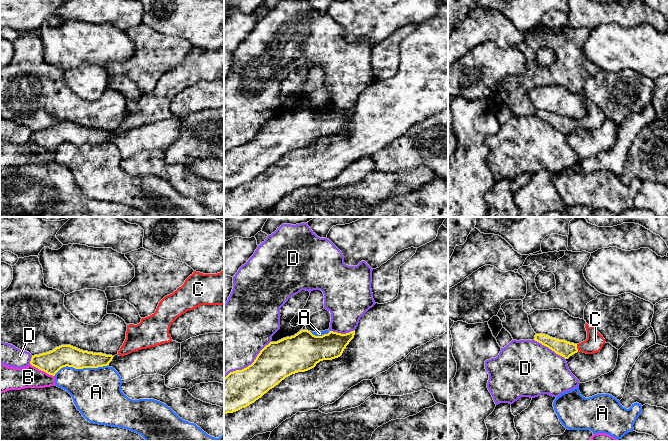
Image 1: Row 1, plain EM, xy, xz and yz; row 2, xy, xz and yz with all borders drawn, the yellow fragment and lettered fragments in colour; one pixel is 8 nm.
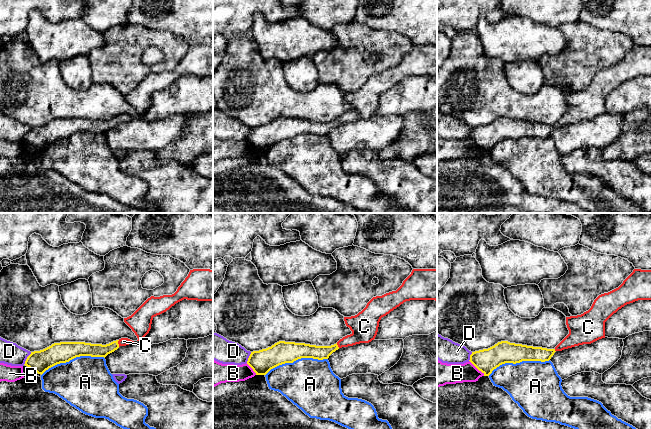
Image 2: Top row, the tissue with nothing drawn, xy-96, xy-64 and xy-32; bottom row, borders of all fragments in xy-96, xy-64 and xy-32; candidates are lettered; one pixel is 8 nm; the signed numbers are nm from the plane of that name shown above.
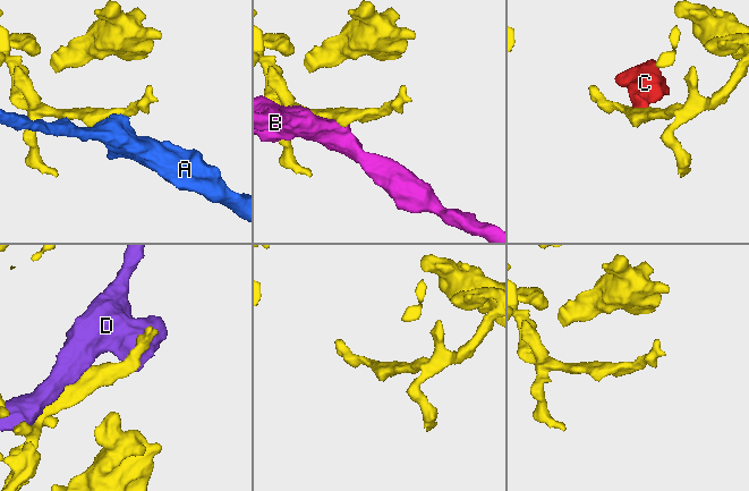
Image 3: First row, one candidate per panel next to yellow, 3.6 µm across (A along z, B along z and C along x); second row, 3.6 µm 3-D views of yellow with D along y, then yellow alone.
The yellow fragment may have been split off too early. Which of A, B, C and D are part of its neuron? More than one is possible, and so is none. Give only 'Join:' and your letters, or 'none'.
Join: C

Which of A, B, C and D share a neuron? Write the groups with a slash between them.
A / B / C / D

